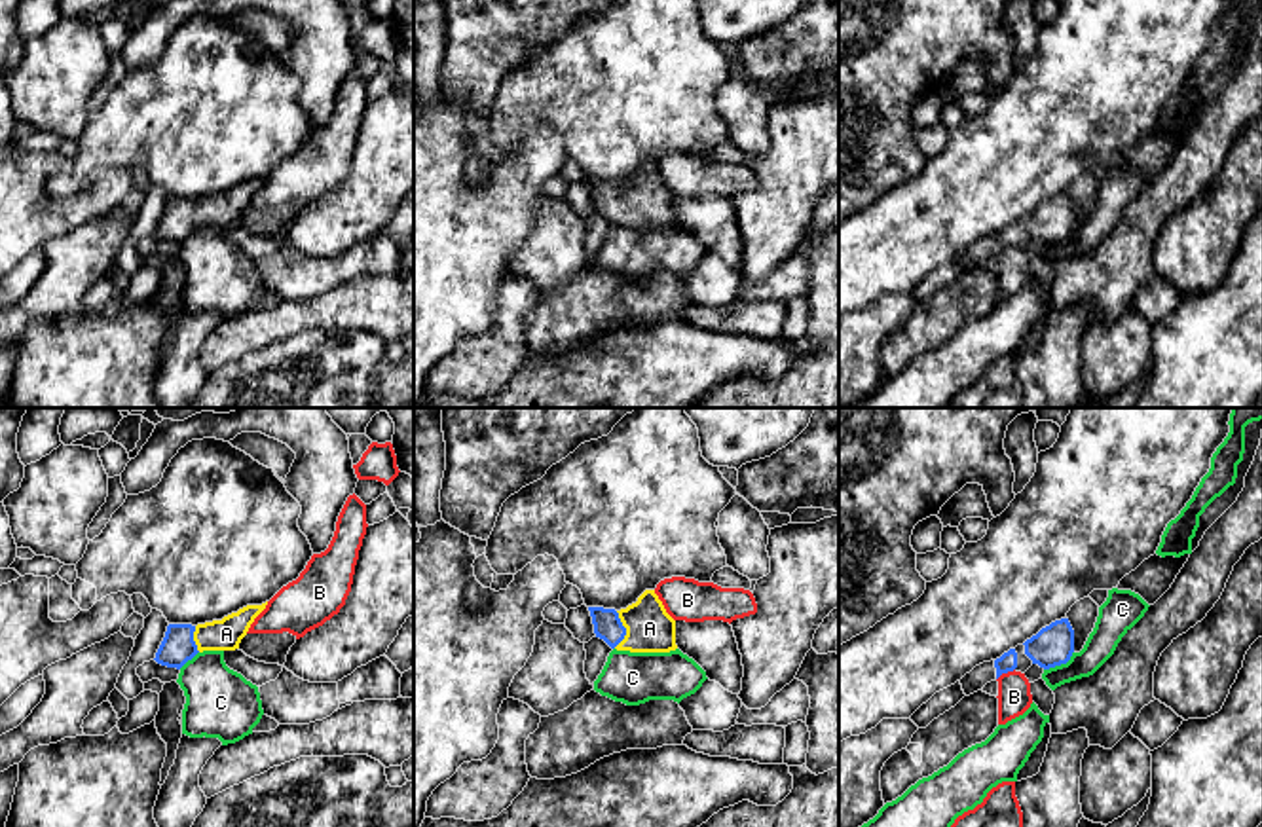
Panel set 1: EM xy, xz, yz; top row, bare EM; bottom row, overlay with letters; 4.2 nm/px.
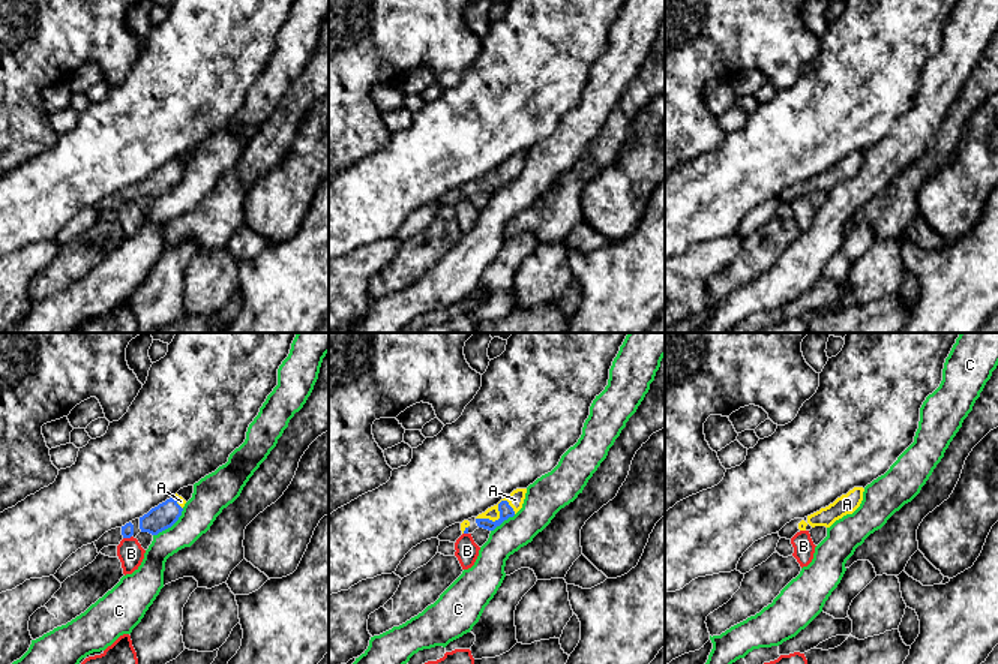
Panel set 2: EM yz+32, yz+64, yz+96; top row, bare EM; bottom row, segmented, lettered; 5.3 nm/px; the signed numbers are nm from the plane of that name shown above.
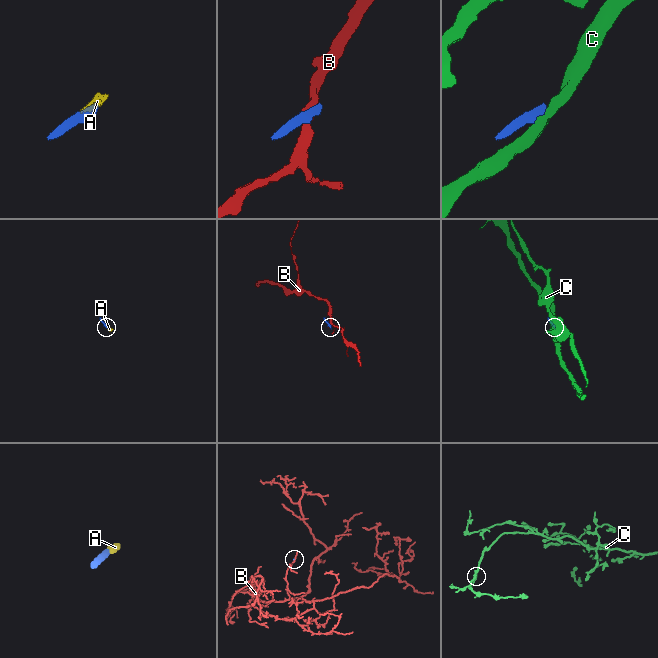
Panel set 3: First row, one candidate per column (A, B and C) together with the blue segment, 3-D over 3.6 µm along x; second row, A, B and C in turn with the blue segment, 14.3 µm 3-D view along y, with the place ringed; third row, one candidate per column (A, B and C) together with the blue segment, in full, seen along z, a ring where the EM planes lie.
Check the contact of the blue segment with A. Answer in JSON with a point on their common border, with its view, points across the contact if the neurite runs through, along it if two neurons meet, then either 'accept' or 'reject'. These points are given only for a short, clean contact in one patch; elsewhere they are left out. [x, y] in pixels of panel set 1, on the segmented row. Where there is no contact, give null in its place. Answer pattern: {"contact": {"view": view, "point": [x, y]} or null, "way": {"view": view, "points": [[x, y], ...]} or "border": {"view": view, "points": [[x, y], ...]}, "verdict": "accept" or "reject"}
{"contact": {"view": "xz", "point": [625, 630]}, "way": {"view": "xz", "points": [[608, 626], [625, 630], [649, 628]]}, "verdict": "accept"}

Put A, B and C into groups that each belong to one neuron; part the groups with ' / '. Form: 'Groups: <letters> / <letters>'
Groups: A / B / C

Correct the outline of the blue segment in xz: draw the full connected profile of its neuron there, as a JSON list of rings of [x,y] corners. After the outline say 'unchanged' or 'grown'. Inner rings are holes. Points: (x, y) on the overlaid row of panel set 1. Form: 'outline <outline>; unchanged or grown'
outline [[[645,590],[626,609],[588,607],[594,634],[611,649],[630,652],[676,651],[676,620],[666,613],[655,590]]]; grown

